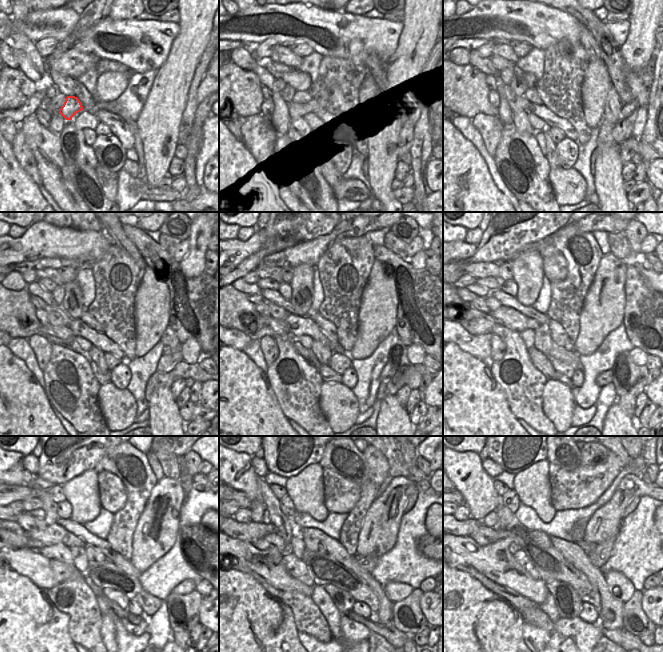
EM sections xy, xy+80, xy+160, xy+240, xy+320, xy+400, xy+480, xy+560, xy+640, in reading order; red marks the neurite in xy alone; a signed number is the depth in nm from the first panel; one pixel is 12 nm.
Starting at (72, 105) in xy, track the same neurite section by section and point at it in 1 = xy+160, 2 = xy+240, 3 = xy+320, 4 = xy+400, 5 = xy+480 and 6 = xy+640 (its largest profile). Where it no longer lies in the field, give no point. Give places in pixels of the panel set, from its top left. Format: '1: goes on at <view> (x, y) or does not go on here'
1: goes on at xy+160 (531, 95)
2: goes on at xy+240 (86, 317)
3: goes on at xy+320 (329, 328)
4: goes on at xy+400 (559, 336)
5: goes on at xy+480 (122, 563)
6: goes on at xy+640 (597, 557)

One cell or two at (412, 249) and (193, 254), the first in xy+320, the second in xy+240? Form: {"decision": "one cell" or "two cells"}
{"decision": "two cells"}

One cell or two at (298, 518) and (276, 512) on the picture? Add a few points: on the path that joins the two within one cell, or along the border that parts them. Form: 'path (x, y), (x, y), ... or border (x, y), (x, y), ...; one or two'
border (291, 518), (298, 527); two

